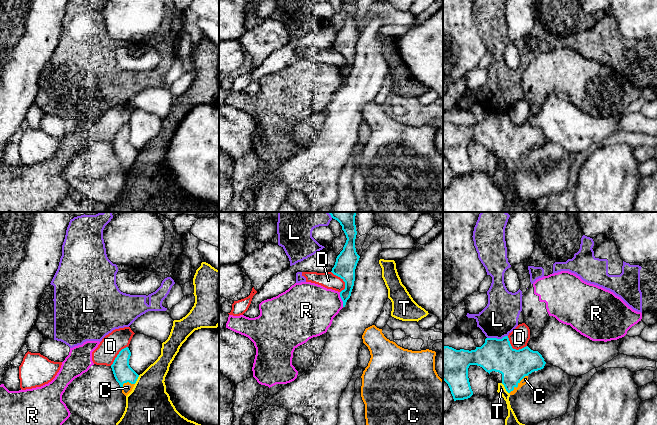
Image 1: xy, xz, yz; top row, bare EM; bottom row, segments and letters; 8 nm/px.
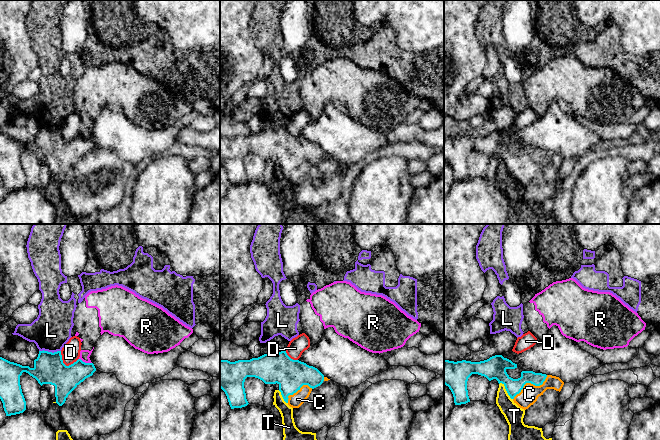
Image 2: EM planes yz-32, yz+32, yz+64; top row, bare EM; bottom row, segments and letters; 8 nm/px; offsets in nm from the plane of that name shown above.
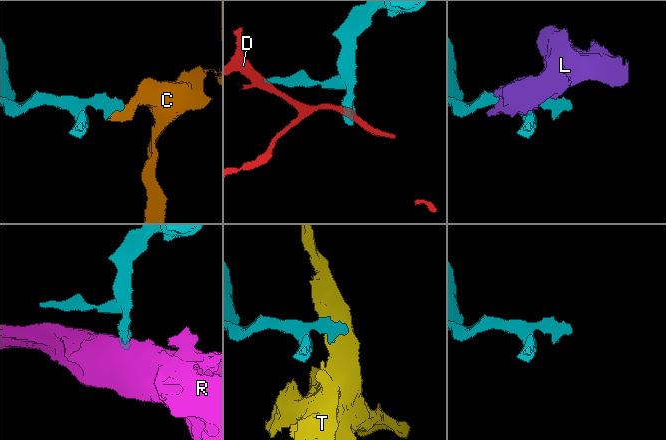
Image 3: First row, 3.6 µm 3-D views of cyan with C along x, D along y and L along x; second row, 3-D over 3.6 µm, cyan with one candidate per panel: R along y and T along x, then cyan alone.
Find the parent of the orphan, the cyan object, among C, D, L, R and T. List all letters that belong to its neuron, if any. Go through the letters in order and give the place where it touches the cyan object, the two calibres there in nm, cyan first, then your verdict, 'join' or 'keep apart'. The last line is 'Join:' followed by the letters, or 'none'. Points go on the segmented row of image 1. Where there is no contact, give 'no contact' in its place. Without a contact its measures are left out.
C: meets cyan in yz at (517, 384); 240 nm thick on the cyan side, 50 nm on the other; join
D: meets cyan in yz at (514, 349); 260 nm thick on the cyan side, 160 nm on the other; keep apart
L: meets cyan in yz at (496, 338); 260 nm thick on the cyan side, 280 nm on the other; keep apart
R: meets cyan in xz at (341, 298); 170 nm thick on the cyan side, 380 nm on the other; keep apart
T: meets cyan in yz at (505, 388); 240 nm thick on the cyan side, 80 nm on the other; keep apart
Join: C

